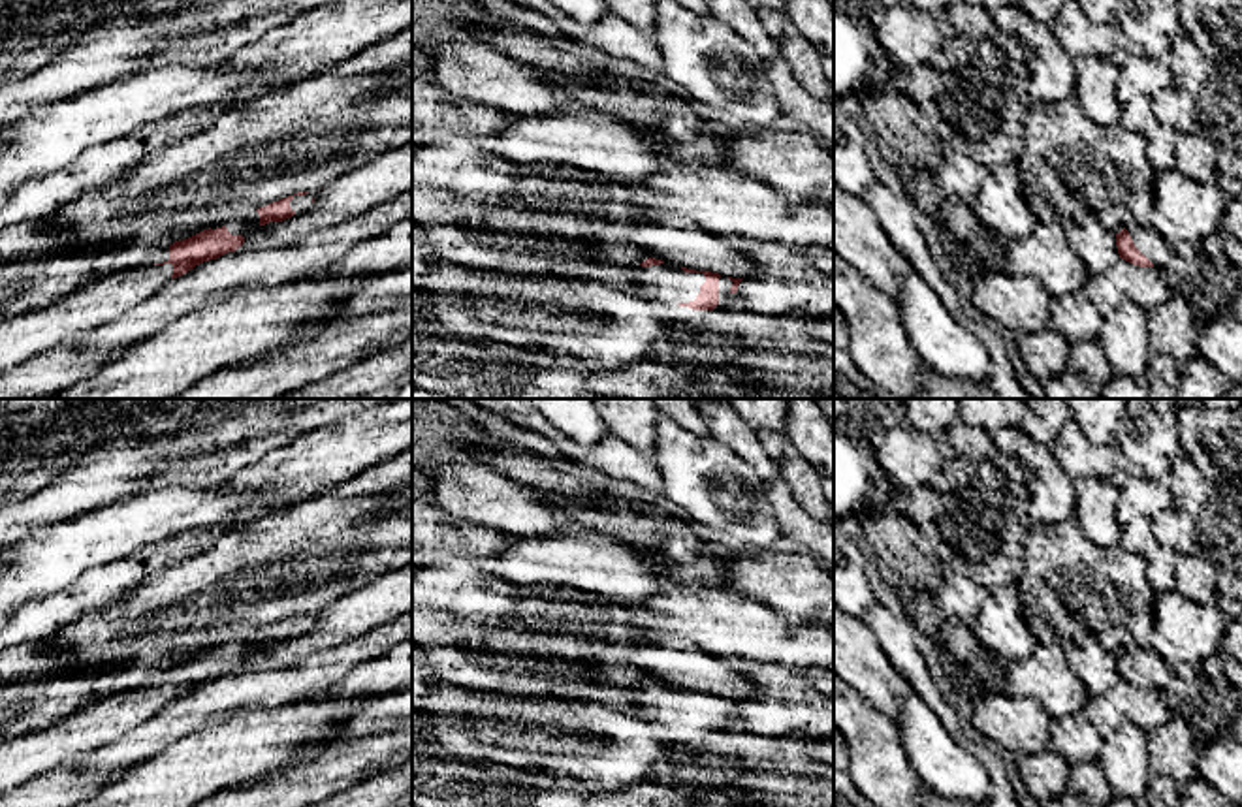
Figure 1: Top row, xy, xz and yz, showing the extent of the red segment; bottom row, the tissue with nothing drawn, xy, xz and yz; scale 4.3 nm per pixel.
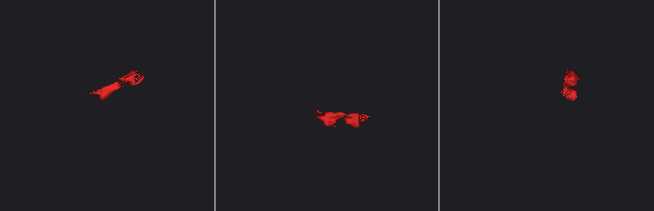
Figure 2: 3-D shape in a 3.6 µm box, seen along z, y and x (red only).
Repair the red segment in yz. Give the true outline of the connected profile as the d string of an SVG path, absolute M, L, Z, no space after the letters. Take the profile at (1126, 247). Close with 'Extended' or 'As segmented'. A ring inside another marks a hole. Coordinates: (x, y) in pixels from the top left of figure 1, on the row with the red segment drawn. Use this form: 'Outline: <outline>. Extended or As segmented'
Outline: M1137 224L1116 233L1116 246L1122 260L1138 267L1161 269L1172 254L1172 246L1154 228Z. Extended

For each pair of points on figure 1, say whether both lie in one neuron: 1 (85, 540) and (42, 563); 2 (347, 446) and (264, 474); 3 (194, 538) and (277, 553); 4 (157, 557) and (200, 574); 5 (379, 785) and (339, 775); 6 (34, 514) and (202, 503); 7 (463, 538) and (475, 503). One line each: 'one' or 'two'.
1: one
2: one
3: two
4: two
5: two
6: two
7: two

